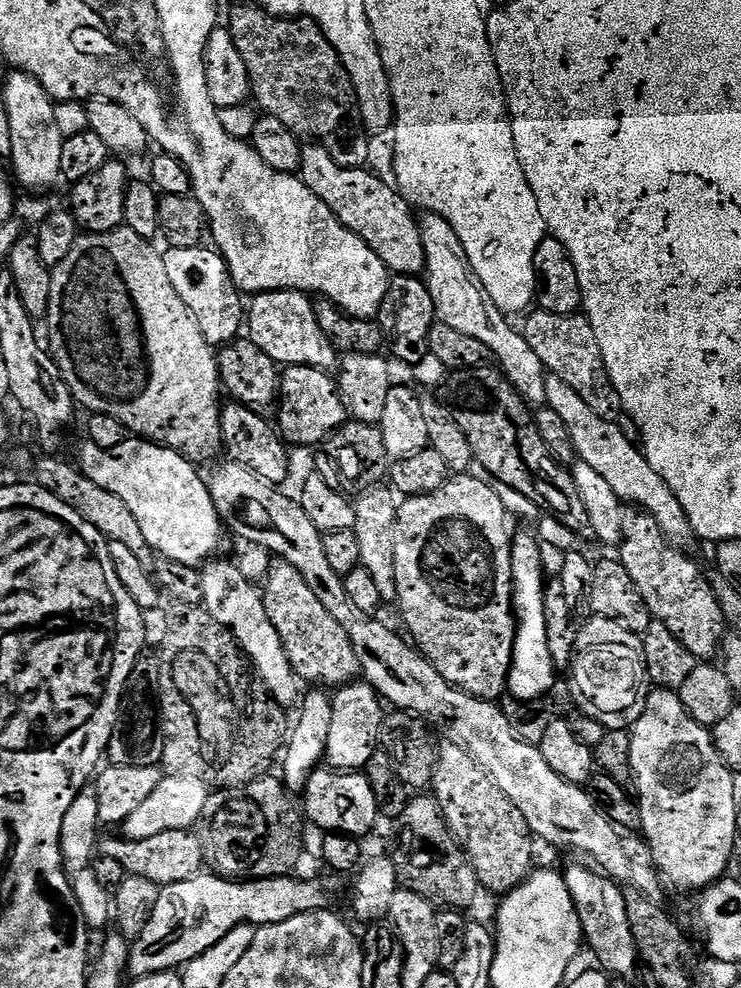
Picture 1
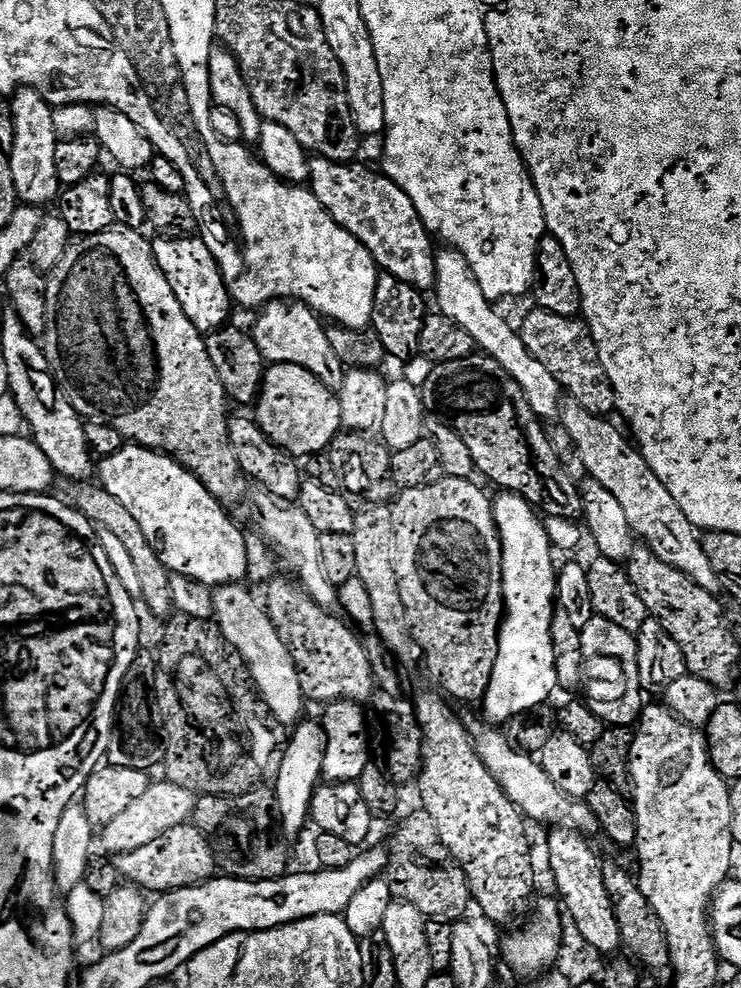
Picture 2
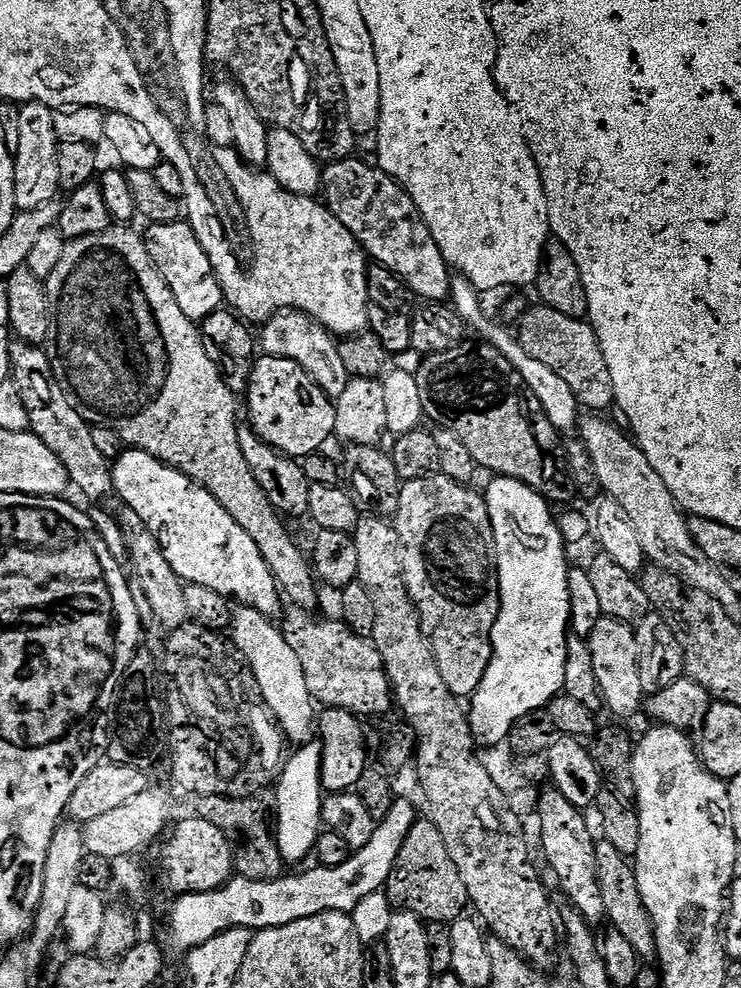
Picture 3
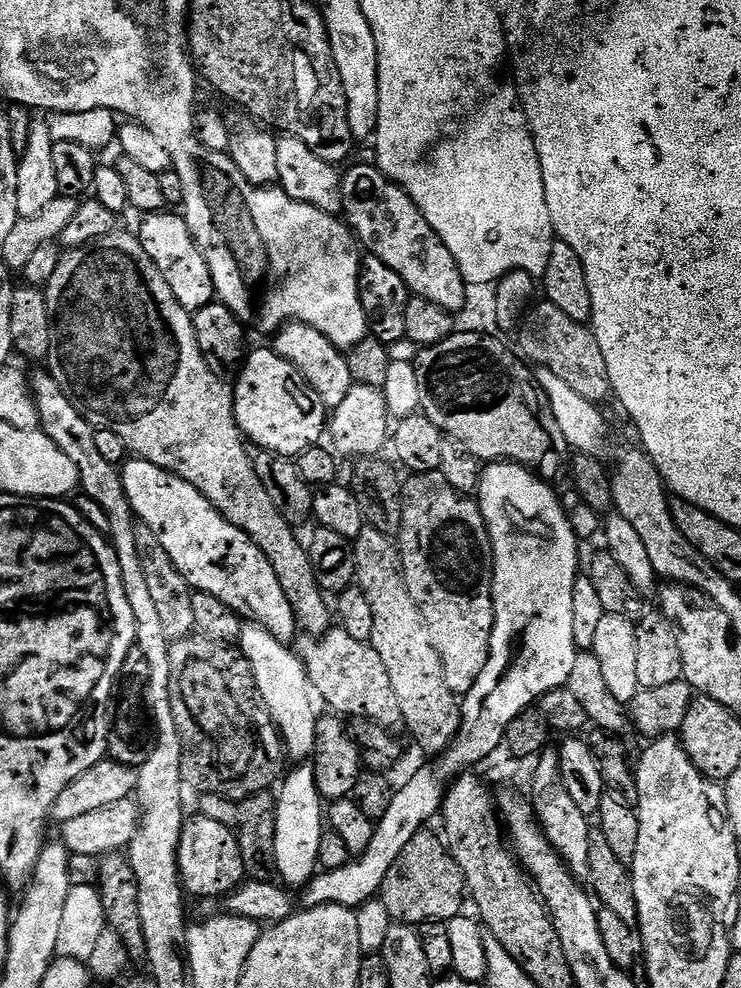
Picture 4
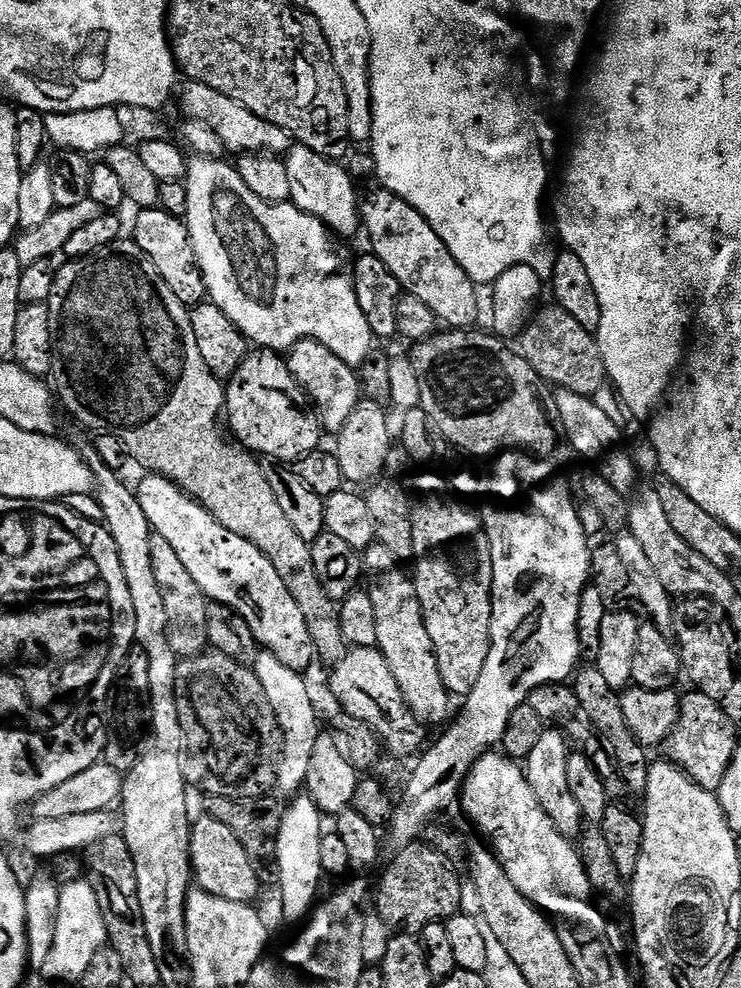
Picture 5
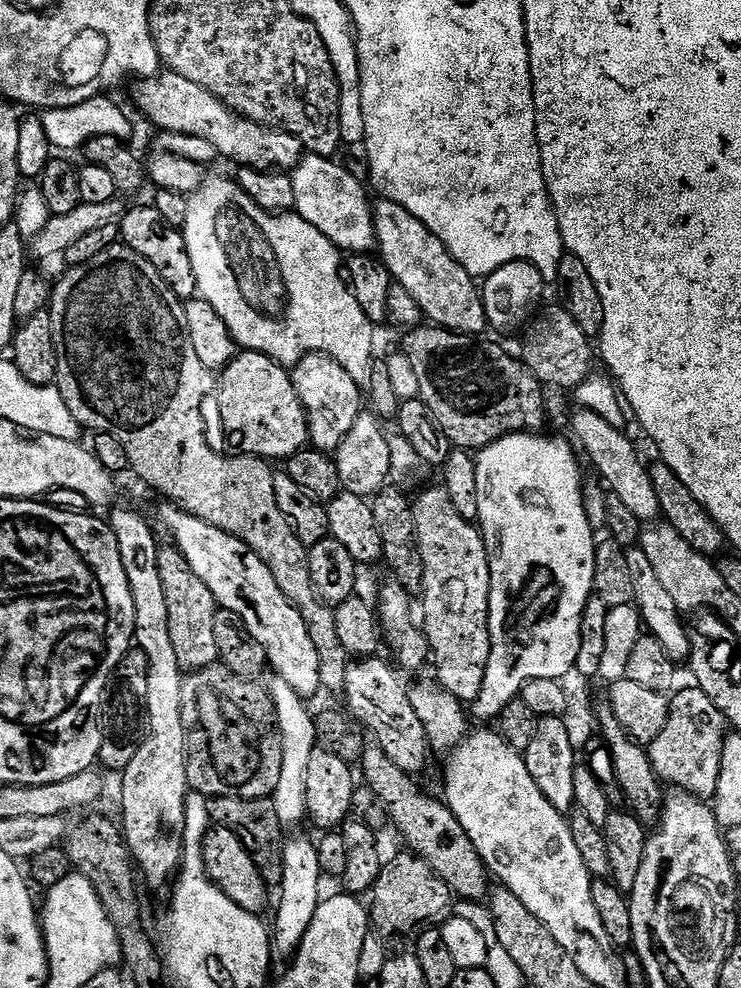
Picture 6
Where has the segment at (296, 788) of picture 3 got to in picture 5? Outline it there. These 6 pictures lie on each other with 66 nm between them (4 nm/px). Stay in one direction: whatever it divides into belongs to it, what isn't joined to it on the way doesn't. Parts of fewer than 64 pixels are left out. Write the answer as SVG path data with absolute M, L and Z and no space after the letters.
M306 794L297 795L289 804L292 805L283 809L280 818L274 867L276 876L280 879L280 908L290 923L299 925L307 921L310 913L317 907L316 895L320 892L320 880L324 876L318 851L322 835L322 813Z

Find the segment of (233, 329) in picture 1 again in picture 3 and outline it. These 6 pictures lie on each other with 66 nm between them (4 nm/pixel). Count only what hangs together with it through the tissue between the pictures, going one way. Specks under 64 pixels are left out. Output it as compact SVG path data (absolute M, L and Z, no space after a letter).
M148 224L146 230L146 250L154 266L162 274L166 286L170 286L174 302L178 302L182 314L186 314L186 318L193 322L202 322L210 314L221 311L225 303L224 291L214 274L214 266L210 266L210 258L206 258L206 250L202 250L202 242L198 242L191 224Z

